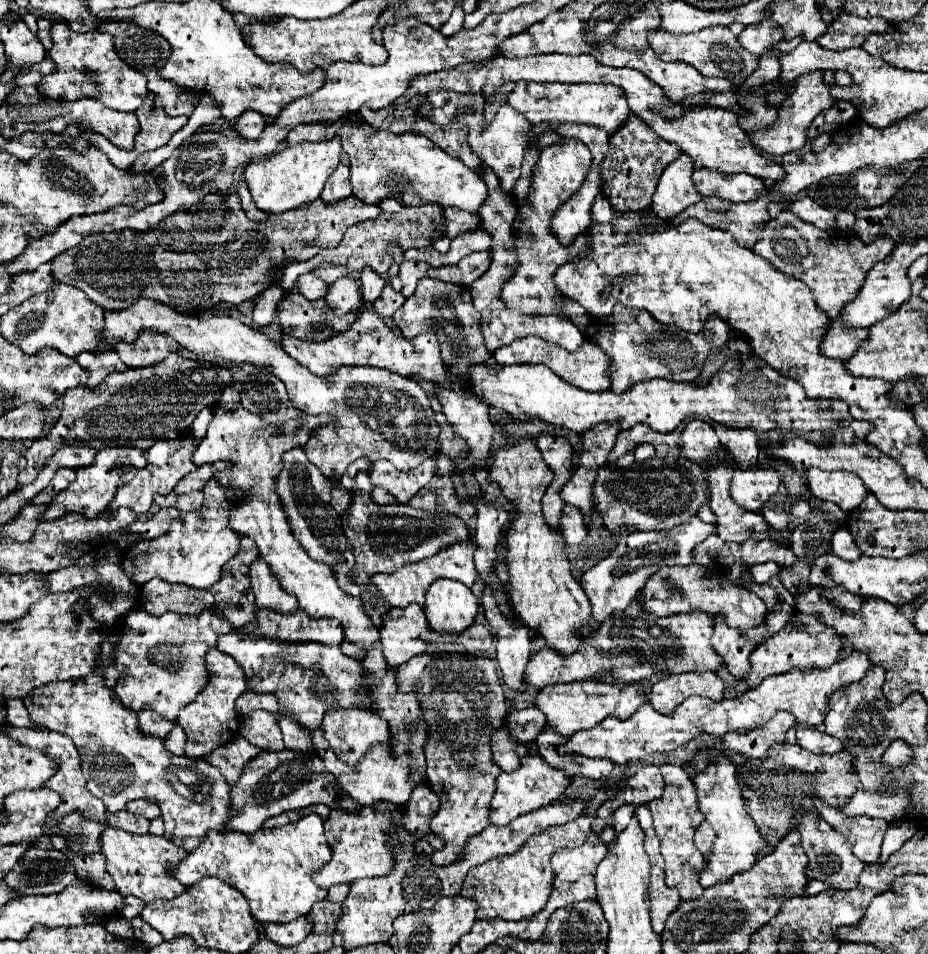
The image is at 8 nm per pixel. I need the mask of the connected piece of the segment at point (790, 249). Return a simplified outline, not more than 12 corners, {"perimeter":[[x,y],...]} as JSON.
{"perimeter":[[791,211],[751,247],[835,319],[893,249]]}

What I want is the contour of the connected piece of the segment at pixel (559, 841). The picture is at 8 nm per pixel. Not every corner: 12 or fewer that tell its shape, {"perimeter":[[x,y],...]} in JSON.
{"perimeter":[[593,817],[533,835],[463,881],[477,919],[521,921],[549,901],[551,855],[579,847]]}

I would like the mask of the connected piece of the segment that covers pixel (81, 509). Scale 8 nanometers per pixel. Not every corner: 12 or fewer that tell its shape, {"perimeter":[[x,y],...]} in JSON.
{"perimeter":[[133,447],[97,451],[61,491],[43,519],[95,519],[147,465]]}

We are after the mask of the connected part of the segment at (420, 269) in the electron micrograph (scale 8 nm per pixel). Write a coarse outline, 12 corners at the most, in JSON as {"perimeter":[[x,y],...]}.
{"perimeter":[[403,261],[399,277],[403,295],[409,297],[425,275],[439,275],[425,263]]}

